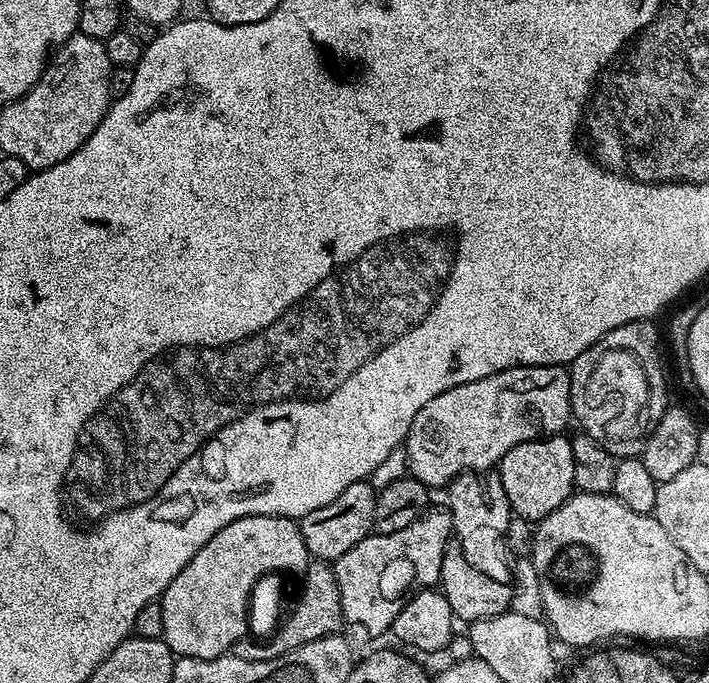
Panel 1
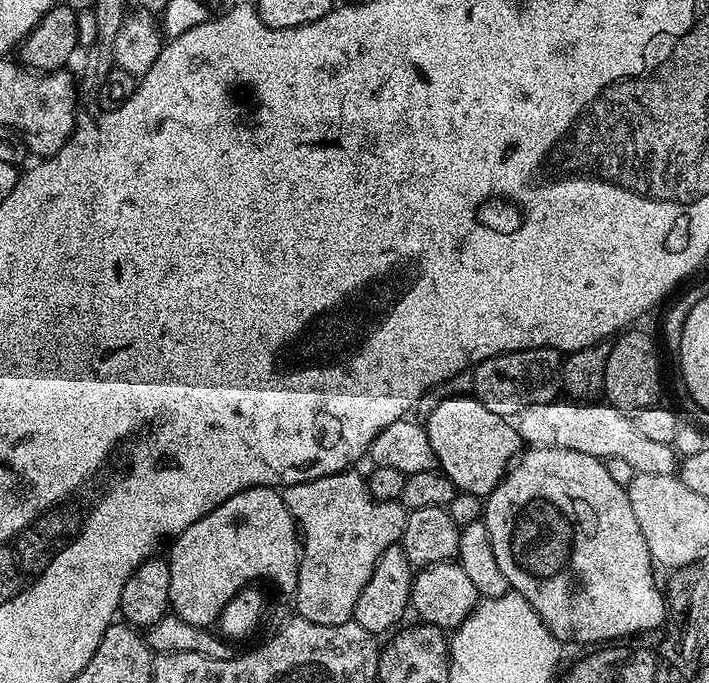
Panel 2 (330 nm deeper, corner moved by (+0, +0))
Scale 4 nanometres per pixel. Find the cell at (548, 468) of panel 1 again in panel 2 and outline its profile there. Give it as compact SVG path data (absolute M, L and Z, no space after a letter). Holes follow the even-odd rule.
M475 395L446 398L435 404L427 416L424 430L428 435L430 450L434 450L439 471L448 476L450 482L454 482L454 486L461 492L487 498L498 487L500 479L508 473L508 469L512 467L517 457L521 455L522 441L515 423L511 419L486 410L486 406L482 406L482 402L477 400Z

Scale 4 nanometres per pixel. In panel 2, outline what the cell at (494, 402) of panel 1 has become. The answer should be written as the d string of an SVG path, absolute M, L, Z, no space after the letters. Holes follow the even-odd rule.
M527 348L517 352L503 352L475 365L474 395L482 402L482 406L486 406L486 410L505 418L515 418L530 406L547 404L548 401L557 399L558 373L561 368L561 353L552 348Z

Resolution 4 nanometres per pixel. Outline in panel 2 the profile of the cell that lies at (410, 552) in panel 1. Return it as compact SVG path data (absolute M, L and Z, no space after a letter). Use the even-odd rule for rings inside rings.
M345 470L343 472L335 472L329 476L322 478L314 478L310 482L302 482L295 484L289 488L283 489L282 492L286 506L290 510L293 520L296 521L299 531L302 533L302 547L300 549L300 569L298 570L298 586L294 593L296 599L296 608L299 619L309 620L310 622L318 622L318 626L338 626L345 624L346 621L352 619L352 611L358 602L358 594L362 594L362 586L366 586L366 582L370 582L370 574L374 574L374 566L378 562L378 558L382 558L382 554L390 546L400 544L404 527L406 526L406 518L408 512L399 500L376 500L368 492L368 485L363 475L359 476L356 470Z

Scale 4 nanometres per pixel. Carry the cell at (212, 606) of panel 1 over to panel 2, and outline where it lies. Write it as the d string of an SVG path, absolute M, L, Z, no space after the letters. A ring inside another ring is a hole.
M247 488L234 494L234 498L222 502L222 506L210 510L210 514L198 518L198 522L175 537L172 546L172 553L166 556L170 566L170 608L178 618L182 618L182 622L190 622L190 626L208 628L215 625L226 604L242 589L253 582L260 582L256 580L262 579L271 568L272 580L282 591L292 594L298 586L302 547L298 539L298 525L283 495L275 488Z

